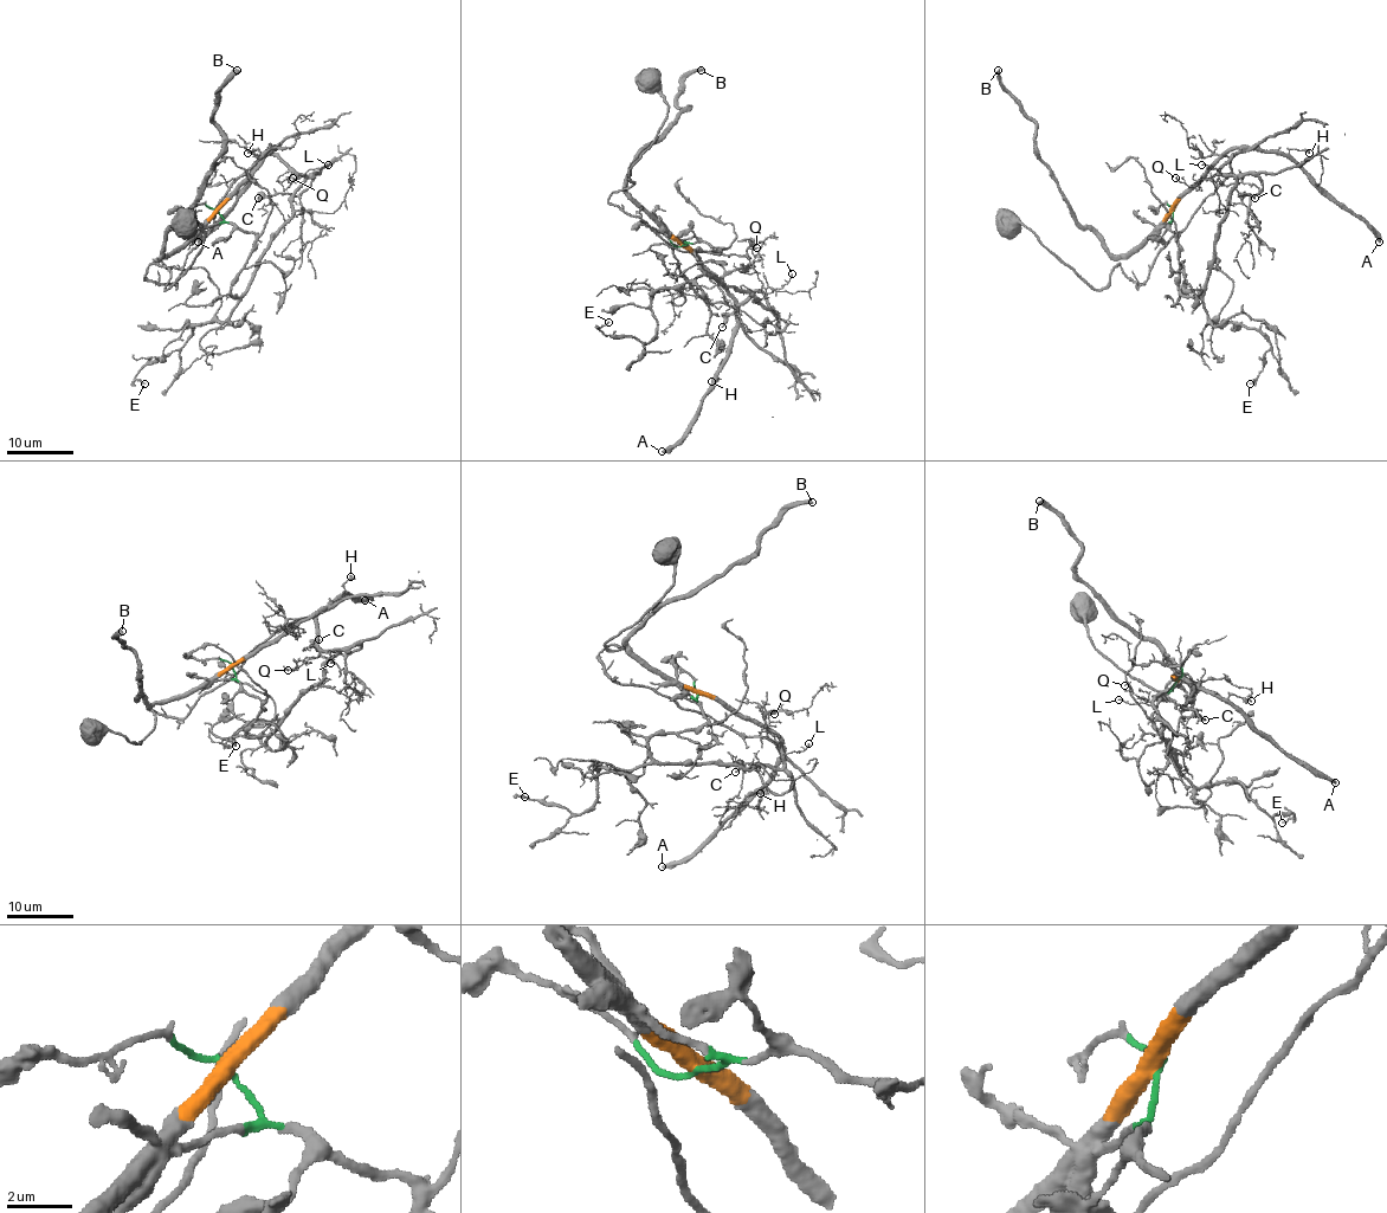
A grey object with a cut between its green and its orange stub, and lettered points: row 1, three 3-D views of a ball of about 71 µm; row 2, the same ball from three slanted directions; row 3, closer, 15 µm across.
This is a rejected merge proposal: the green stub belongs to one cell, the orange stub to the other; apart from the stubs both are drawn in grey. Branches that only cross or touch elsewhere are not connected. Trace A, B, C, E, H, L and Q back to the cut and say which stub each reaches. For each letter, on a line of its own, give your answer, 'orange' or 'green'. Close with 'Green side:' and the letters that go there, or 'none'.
A: orange
B: orange
C: green
E: green
H: orange
L: green
Q: green
Green side: C, E, L, Q

